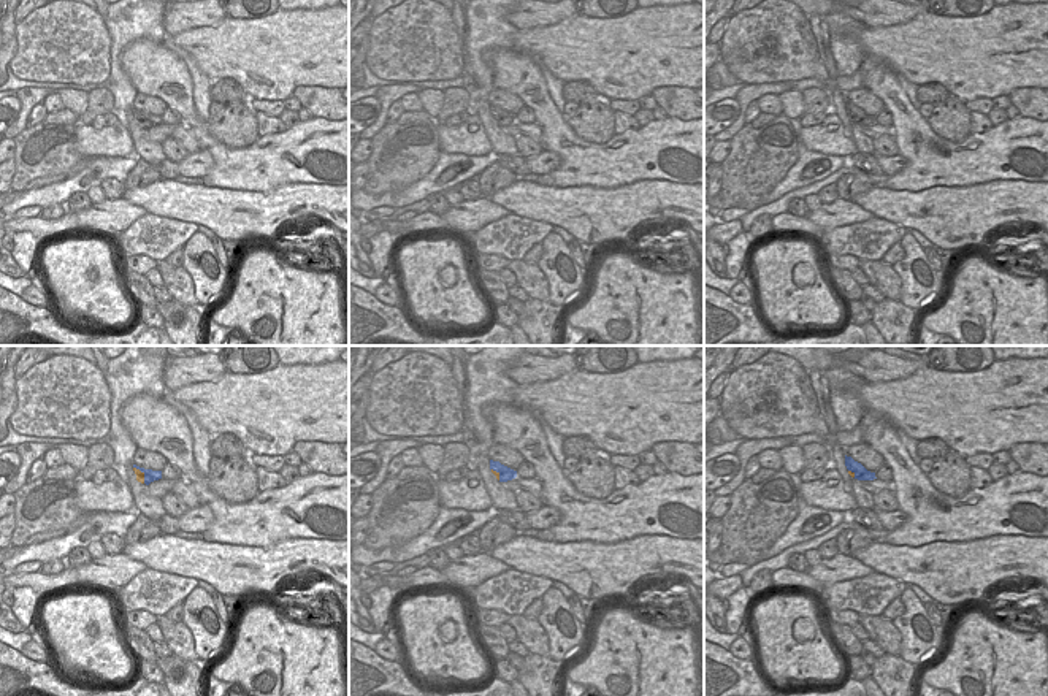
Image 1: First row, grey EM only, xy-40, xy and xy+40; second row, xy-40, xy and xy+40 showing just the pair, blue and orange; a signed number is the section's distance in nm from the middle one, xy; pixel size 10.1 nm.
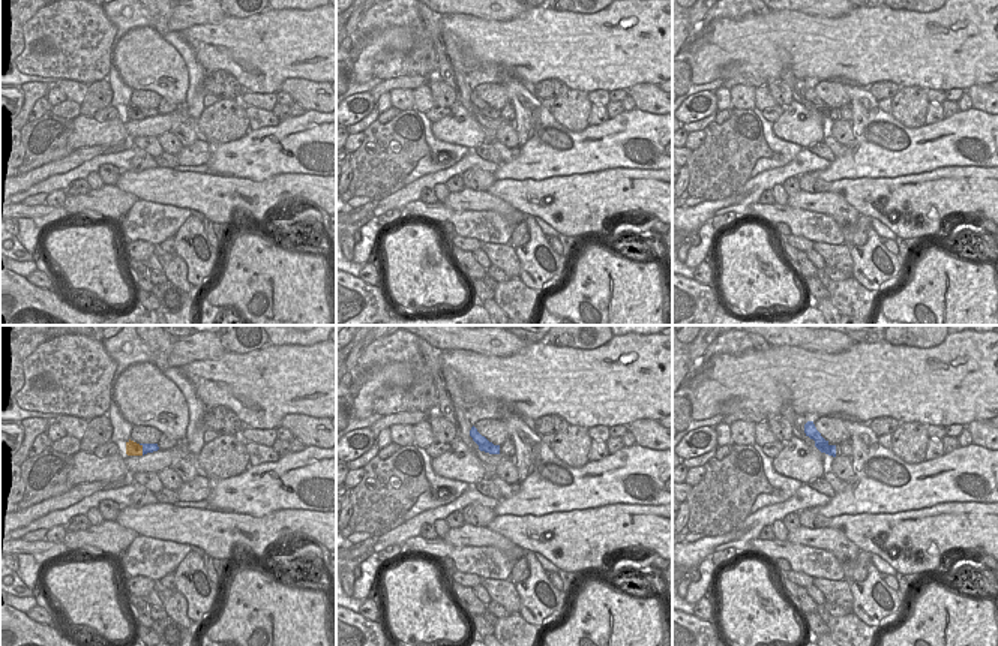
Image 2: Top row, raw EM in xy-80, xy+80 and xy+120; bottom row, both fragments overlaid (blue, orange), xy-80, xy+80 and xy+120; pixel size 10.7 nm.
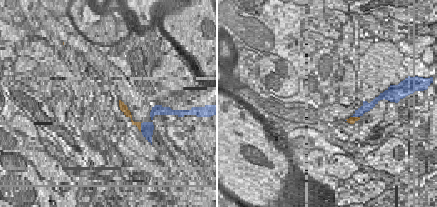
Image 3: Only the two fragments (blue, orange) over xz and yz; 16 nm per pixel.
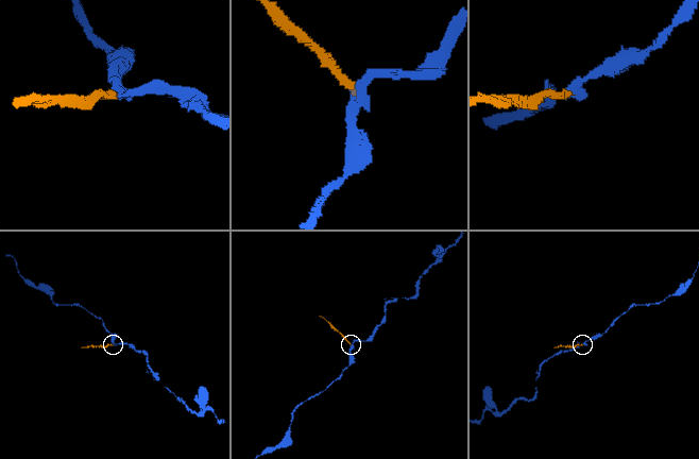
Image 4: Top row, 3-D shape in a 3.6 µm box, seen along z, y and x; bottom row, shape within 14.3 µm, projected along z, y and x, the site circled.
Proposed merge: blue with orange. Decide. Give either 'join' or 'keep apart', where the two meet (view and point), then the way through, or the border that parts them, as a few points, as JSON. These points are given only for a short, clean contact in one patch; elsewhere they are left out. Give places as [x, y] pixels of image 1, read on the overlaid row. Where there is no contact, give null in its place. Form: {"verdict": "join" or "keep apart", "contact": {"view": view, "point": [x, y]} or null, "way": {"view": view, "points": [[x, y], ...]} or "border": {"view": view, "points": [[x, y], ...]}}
{"verdict": "keep apart", "contact": {"view": "xy-40", "point": [145, 474]}, "border": {"view": "xy-40", "points": [[133, 466], [143, 474], [145, 482]]}}

